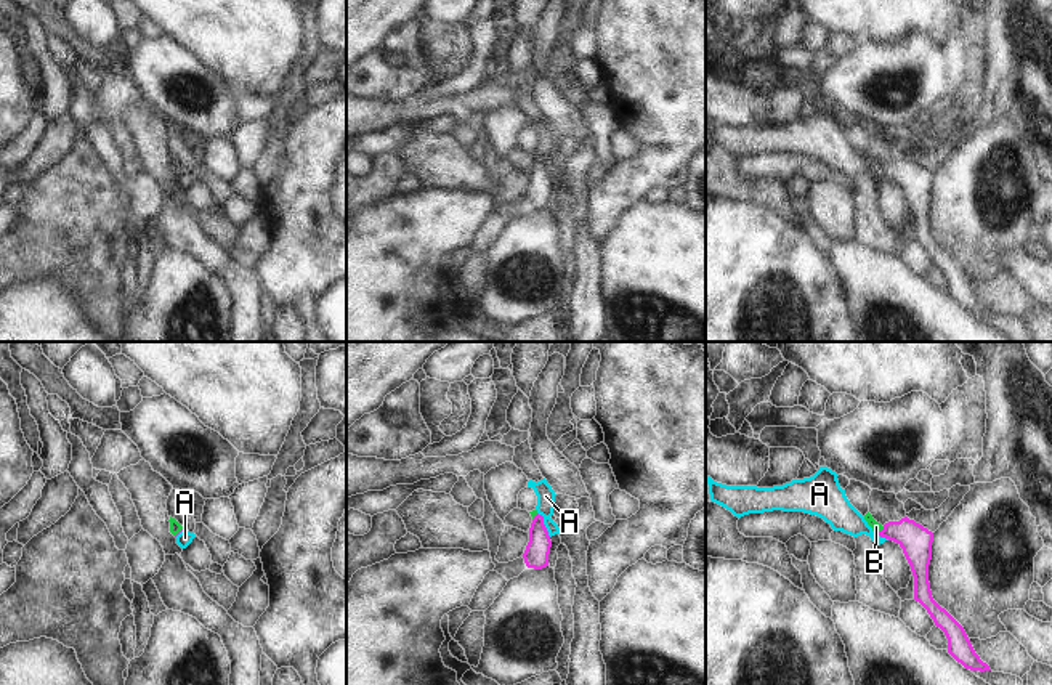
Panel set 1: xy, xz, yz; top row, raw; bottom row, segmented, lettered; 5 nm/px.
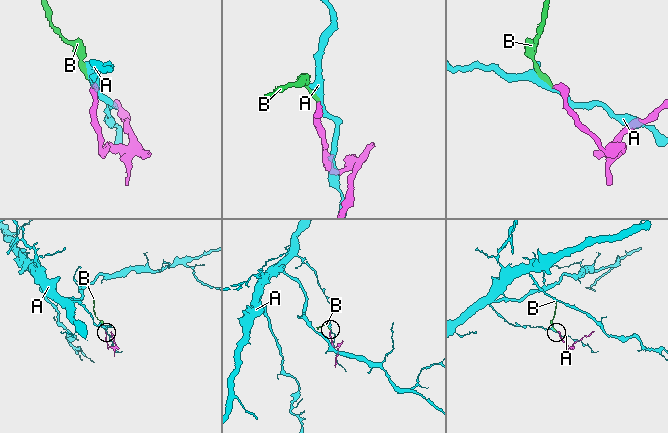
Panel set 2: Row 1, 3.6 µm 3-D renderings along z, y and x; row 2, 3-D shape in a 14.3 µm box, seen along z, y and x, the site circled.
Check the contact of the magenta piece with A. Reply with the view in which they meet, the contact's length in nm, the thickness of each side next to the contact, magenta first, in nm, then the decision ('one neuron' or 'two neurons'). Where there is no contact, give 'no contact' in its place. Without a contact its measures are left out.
xz | 140 nm | 130/100 nm | two neurons

